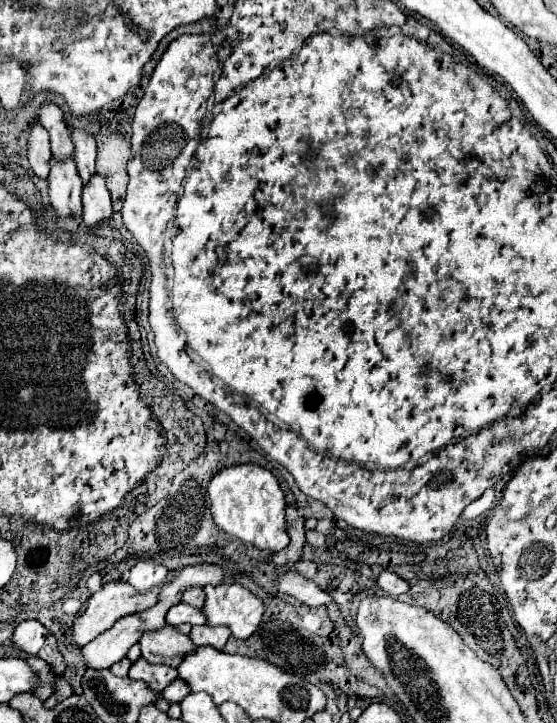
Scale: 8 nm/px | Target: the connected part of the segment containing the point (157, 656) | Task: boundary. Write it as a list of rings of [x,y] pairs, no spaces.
[[[170,624],[158,630],[152,630],[148,634],[142,634],[142,638],[138,640],[138,646],[146,662],[168,664],[168,666],[178,666],[182,656],[190,654],[196,648],[186,634],[182,634]]]

